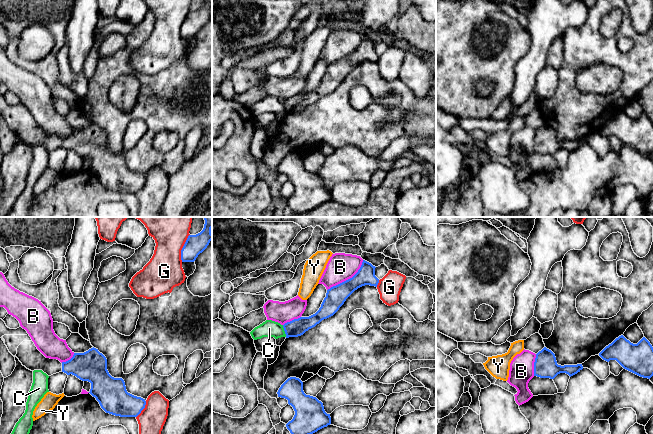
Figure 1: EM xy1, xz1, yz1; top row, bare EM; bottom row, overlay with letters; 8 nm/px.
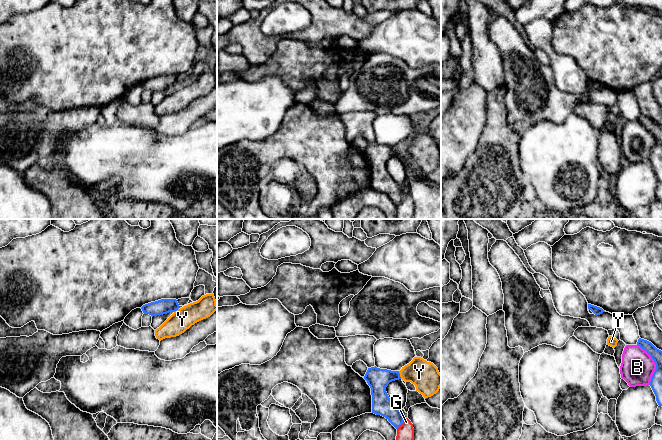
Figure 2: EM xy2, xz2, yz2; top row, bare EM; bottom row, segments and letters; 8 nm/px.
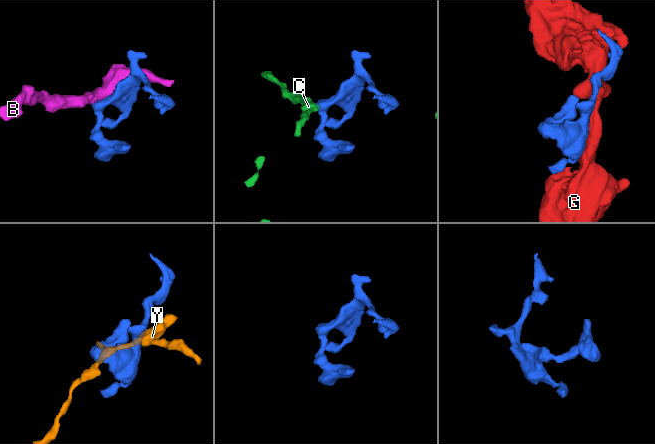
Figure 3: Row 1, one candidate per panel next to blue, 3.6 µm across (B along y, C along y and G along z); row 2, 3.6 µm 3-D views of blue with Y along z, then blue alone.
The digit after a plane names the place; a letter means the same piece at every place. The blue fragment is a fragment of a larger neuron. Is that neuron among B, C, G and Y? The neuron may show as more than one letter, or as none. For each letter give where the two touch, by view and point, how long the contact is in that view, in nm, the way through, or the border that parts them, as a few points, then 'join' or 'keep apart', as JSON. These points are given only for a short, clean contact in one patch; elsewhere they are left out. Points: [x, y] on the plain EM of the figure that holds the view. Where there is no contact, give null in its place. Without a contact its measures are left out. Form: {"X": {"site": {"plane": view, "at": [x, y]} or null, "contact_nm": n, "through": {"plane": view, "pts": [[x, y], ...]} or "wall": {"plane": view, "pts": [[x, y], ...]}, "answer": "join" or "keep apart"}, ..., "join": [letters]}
{"B": {"site": {"plane": "xz1", "at": [348, 55]}, "contact_nm": 380, "answer": "keep apart"}, "C": {"site": {"plane": "xz1", "at": [285, 107]}, "contact_nm": 100, "wall": {"plane": "xz1", "pts": [[282, 101], [286, 112]]}, "answer": "keep apart"}, "G": {"site": {"plane": "xy1", "at": [182, 24]}, "contact_nm": 240, "answer": "keep apart"}, "Y": {"site": {"plane": "xz2", "at": [399, 151]}, "contact_nm": 70, "wall": {"plane": "xz2", "pts": [[398, 147], [401, 154]]}, "answer": "keep apart"}, "join": []}

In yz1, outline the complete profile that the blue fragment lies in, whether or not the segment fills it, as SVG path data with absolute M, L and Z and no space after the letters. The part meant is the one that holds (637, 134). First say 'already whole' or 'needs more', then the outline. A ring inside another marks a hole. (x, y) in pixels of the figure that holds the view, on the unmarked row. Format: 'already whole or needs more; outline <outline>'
already whole; outline M621 111L599 132L607 138L616 136L624 145L640 153L650 155L653 152L653 123L645 113L633 120Z

